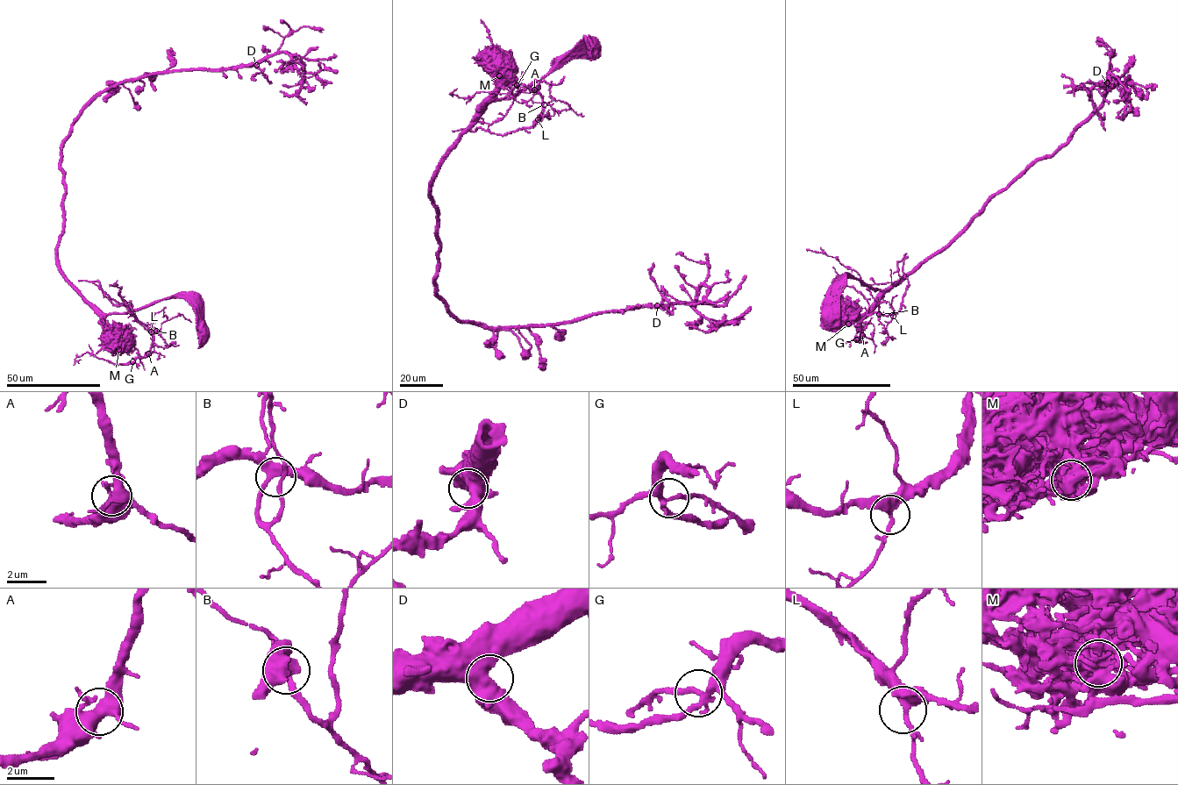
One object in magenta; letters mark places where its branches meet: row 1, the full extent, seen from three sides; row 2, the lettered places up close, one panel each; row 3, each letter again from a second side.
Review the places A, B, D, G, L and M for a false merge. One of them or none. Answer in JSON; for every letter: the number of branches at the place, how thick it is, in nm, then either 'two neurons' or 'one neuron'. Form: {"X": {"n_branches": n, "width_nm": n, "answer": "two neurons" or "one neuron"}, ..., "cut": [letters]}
{"A": {"n_branches": 5, "width_nm": 500, "answer": "one neuron"}, "B": {"n_branches": 3, "width_nm": 360, "answer": "one neuron"}, "D": {"n_branches": 3, "width_nm": 480, "answer": "one neuron"}, "G": {"n_branches": 3, "width_nm": 240, "answer": "one neuron"}, "L": {"n_branches": 3, "width_nm": 300, "answer": "one neuron"}, "M": {"n_branches": 5, "width_nm": 440, "answer": "two neurons"}, "cut": ["M"]}

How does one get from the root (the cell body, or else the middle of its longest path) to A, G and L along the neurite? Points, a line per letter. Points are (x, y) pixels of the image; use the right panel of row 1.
A: (831, 318), (838, 279), (879, 289), (859, 319), (874, 324), (873, 338), (862, 335)
G: (831, 318), (831, 288), (838, 279), (852, 276), (881, 290), (859, 319), (874, 324), (873, 338), (856, 339)
L: (831, 318), (831, 288), (847, 276), (882, 292), (859, 319), (874, 324), (867, 338), (867, 316), (893, 316)

